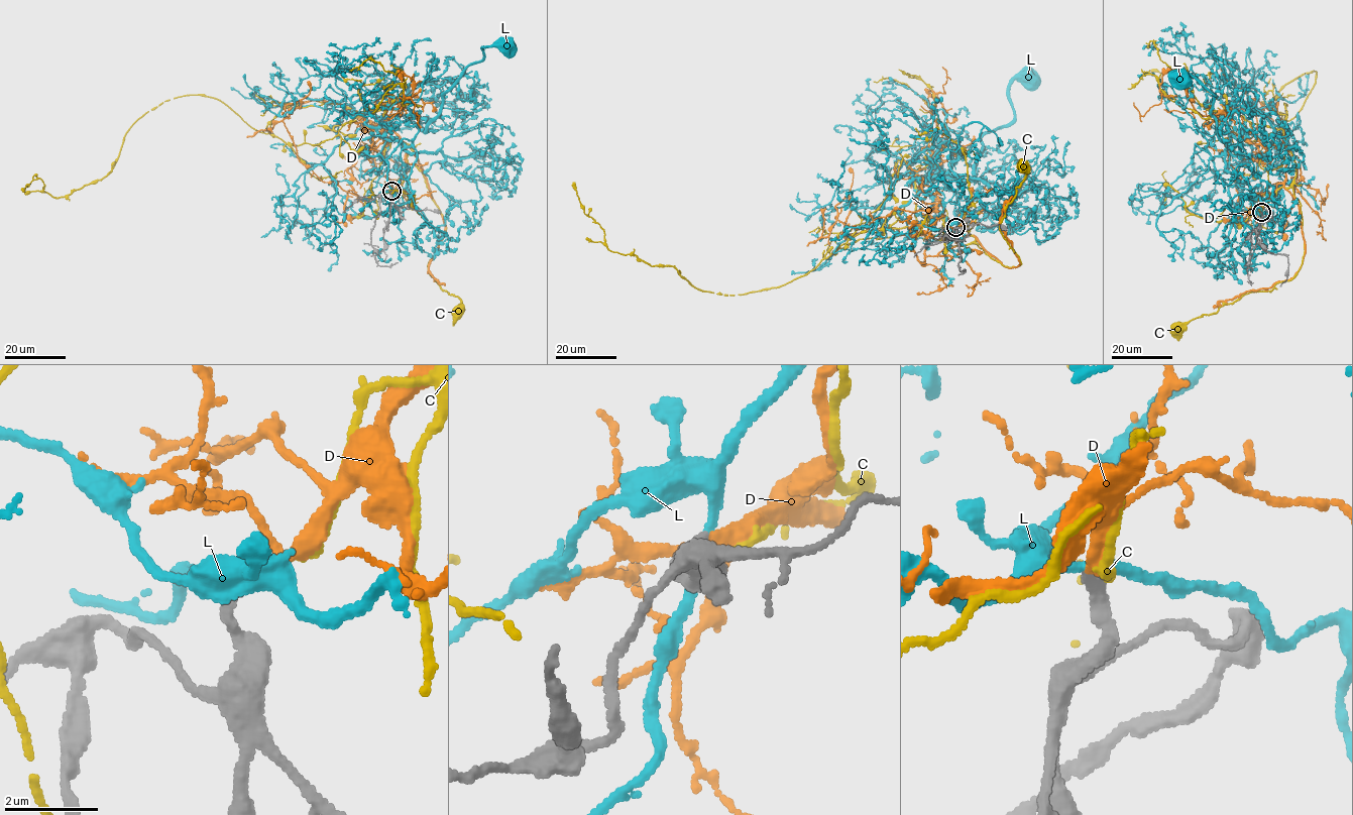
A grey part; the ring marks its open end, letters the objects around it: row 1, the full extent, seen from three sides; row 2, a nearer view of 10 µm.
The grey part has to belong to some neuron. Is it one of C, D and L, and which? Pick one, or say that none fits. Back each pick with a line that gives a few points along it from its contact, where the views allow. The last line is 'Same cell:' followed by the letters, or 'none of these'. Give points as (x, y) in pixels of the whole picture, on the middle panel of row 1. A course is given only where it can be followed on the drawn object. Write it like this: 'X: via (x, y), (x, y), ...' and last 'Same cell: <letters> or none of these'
D: via (955, 227), (968, 234), (846, 237), (850, 198), (835, 207), (859, 229), (894, 209), (931, 208)
Same cell: D

